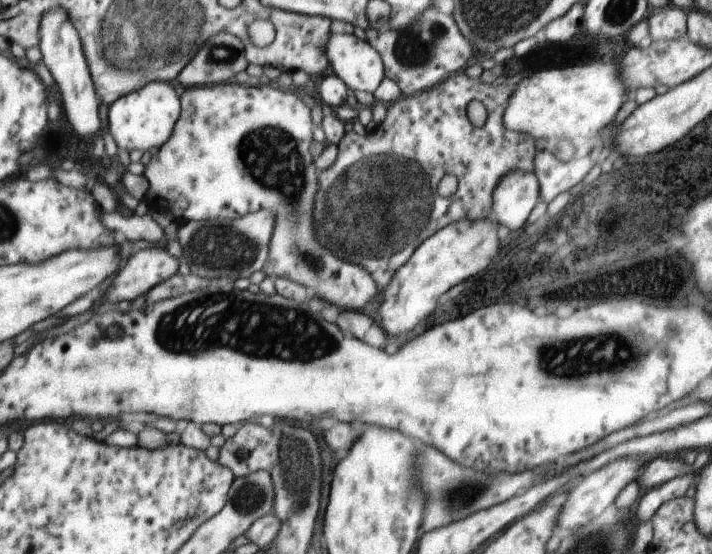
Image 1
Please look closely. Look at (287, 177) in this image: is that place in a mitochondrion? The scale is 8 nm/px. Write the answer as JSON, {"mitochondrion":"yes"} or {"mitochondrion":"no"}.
{"mitochondrion":"yes"}

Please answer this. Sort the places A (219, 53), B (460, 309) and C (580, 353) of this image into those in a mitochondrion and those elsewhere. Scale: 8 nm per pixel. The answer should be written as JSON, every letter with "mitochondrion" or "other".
{"A":"mitochondrion","B":"other","C":"mitochondrion"}

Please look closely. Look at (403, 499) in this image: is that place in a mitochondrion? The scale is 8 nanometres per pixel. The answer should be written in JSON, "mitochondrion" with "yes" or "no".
{"mitochondrion":"yes"}

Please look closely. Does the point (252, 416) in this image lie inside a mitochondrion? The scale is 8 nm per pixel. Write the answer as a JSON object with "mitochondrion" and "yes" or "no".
{"mitochondrion":"no"}

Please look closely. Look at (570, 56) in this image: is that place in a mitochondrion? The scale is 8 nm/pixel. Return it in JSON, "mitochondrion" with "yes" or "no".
{"mitochondrion":"yes"}

